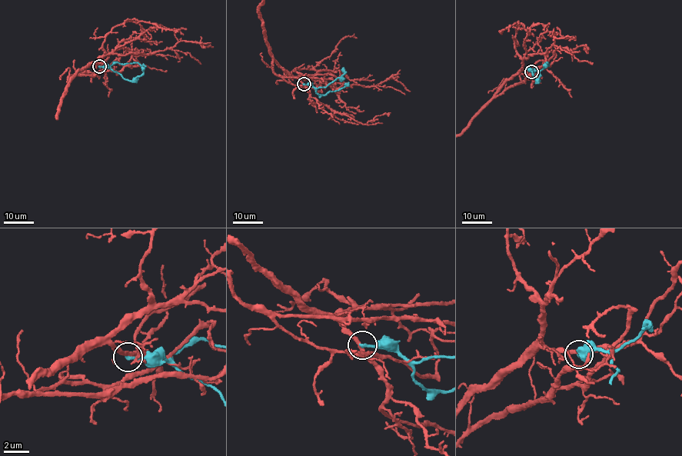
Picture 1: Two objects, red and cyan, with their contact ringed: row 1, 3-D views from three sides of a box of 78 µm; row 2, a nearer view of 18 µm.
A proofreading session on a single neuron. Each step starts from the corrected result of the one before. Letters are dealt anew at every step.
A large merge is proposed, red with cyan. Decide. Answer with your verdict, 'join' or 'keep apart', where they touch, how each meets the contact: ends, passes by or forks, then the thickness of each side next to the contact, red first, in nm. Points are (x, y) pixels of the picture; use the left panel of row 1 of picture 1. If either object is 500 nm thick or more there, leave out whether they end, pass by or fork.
keep apart; at (99, 66); red passes by; cyan ends there; 280 nm thick on the red side, 280 nm on the other

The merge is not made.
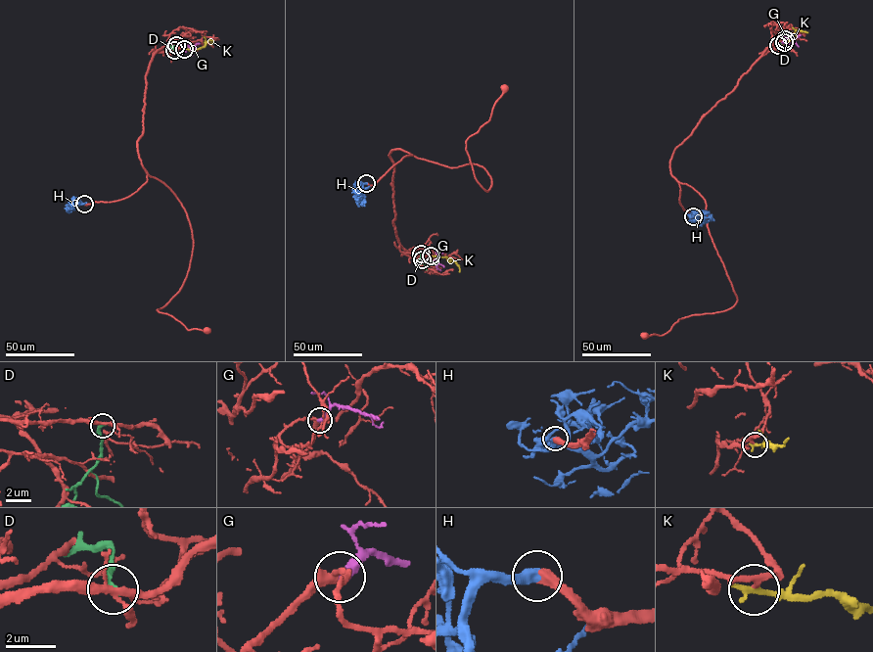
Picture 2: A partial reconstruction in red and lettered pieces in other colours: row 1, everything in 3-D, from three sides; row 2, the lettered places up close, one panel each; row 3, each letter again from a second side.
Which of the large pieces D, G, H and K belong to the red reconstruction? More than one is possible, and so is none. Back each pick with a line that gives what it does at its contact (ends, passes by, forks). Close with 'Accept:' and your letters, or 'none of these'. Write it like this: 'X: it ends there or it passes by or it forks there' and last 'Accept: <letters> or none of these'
G: it ends there
H: it ends there
Accept: G, H

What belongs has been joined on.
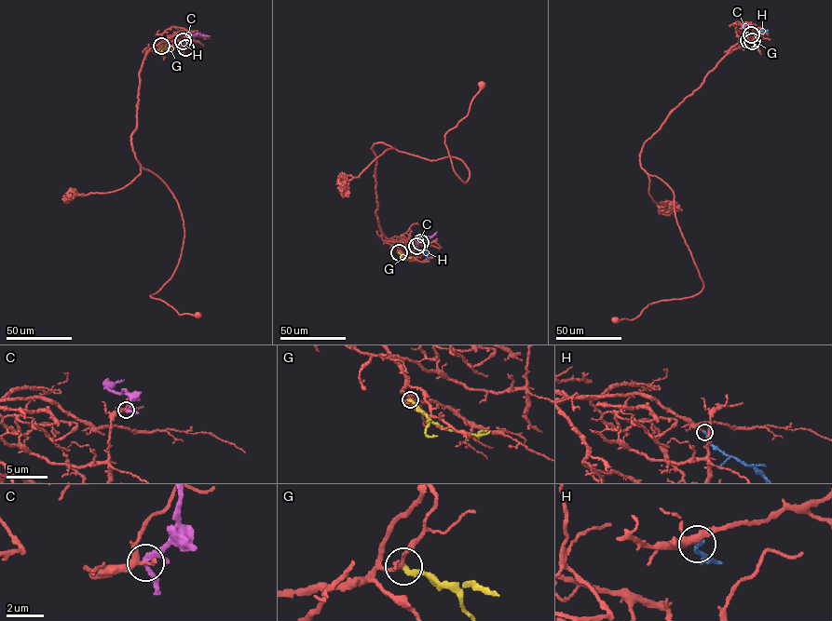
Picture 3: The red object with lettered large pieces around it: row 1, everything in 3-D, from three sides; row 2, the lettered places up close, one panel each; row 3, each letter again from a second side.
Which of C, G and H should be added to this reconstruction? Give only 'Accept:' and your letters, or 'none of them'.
Accept: H

